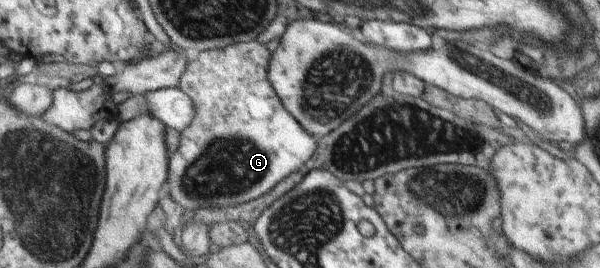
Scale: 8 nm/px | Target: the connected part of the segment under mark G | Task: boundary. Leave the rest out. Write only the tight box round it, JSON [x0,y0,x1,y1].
[165,42,316,213]

